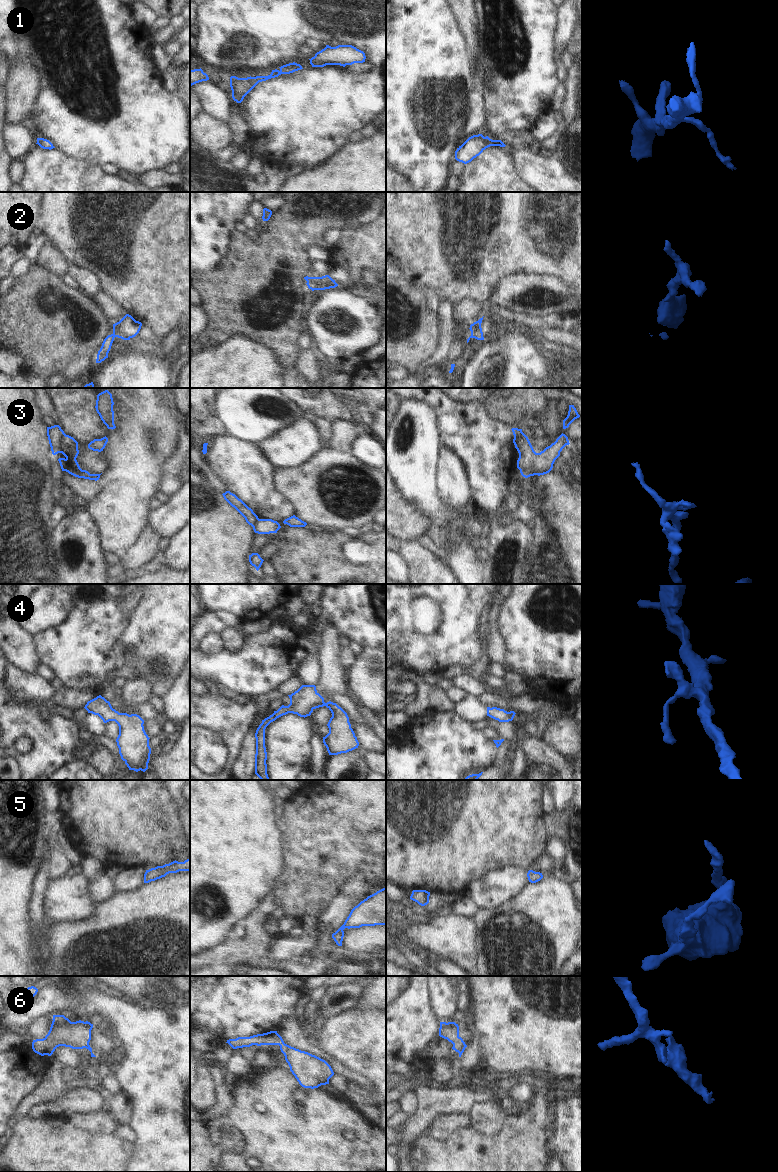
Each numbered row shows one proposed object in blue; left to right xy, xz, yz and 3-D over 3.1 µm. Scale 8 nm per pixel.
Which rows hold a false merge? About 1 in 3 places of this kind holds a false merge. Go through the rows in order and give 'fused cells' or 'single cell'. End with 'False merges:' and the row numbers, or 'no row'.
1: single cell
2: single cell
3: fused cells
4: single cell
5: single cell
6: single cell
False merges: 3

